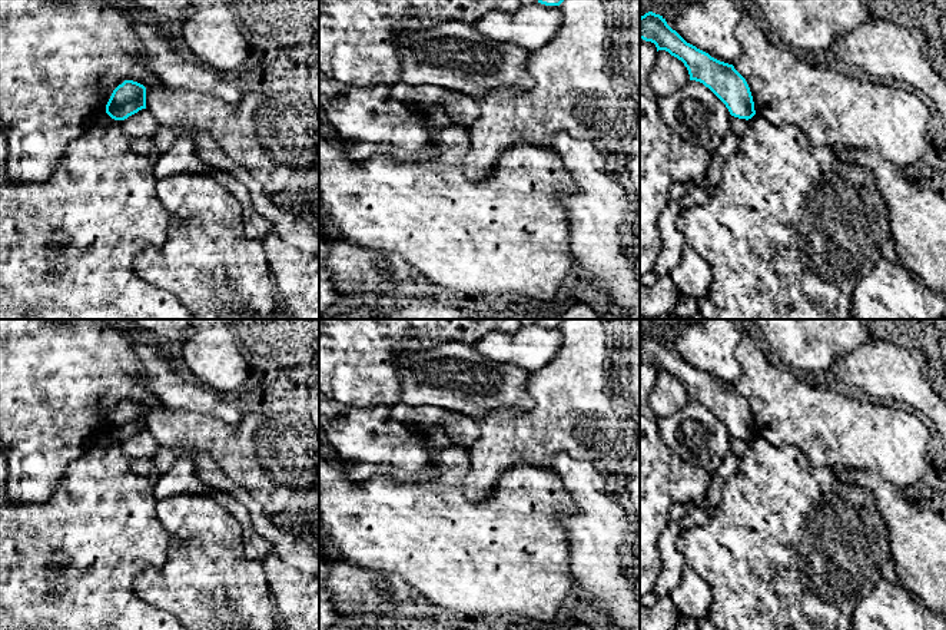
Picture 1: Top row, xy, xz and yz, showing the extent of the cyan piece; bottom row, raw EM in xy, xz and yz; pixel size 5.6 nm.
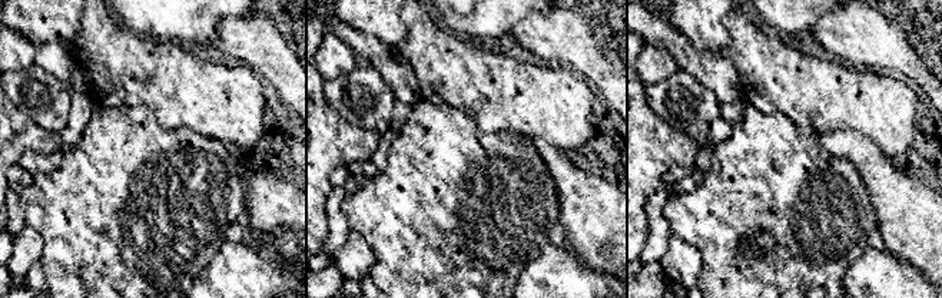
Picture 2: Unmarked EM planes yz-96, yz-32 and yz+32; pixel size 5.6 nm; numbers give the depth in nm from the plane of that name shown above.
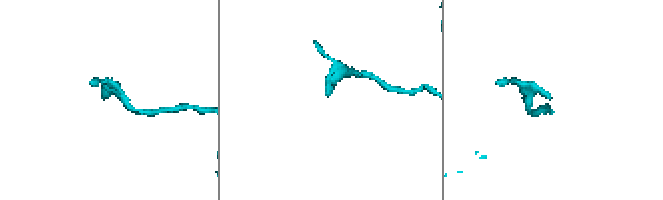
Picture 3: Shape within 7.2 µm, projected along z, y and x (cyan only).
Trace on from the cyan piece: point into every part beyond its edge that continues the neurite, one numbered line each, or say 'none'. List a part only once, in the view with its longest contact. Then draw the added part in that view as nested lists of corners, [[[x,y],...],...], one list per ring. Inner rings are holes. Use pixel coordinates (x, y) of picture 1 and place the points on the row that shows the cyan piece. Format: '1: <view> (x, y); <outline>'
none

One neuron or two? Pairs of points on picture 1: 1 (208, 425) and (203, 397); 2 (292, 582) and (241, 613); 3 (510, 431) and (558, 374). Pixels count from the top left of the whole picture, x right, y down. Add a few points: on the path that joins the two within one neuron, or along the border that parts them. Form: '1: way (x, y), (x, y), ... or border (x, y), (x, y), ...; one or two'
1: border (173, 408), (205, 413), (231, 423), (241, 415); two
2: border (261, 563), (276, 614); two
3: way (527, 425), (558, 391); one

